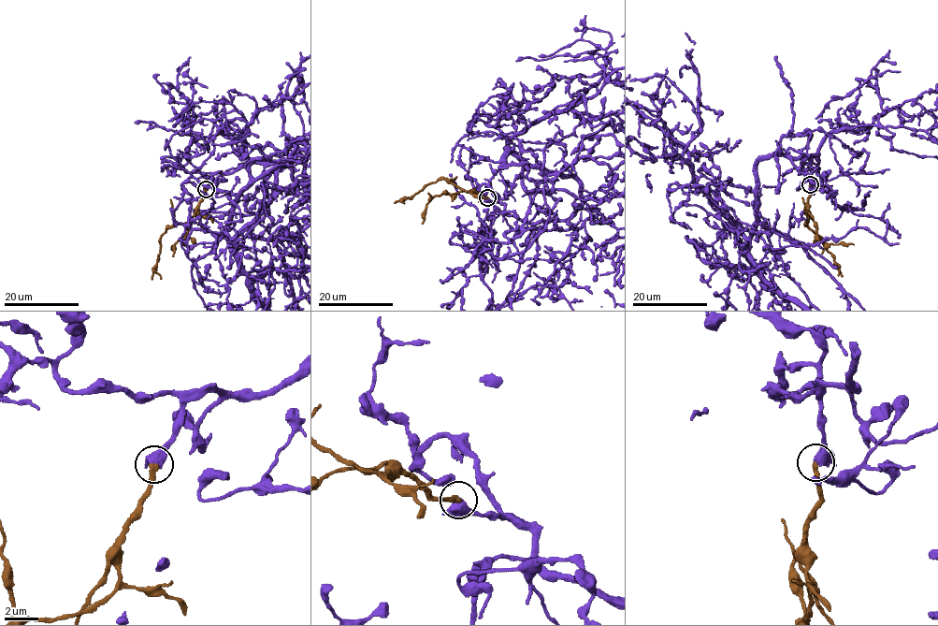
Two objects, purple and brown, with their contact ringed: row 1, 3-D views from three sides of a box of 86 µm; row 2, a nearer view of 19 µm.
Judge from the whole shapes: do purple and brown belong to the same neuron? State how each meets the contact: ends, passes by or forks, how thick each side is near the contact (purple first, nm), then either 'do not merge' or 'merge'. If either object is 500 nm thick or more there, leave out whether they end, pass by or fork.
purple passes by | brown ends | 480/320 nm | merge

